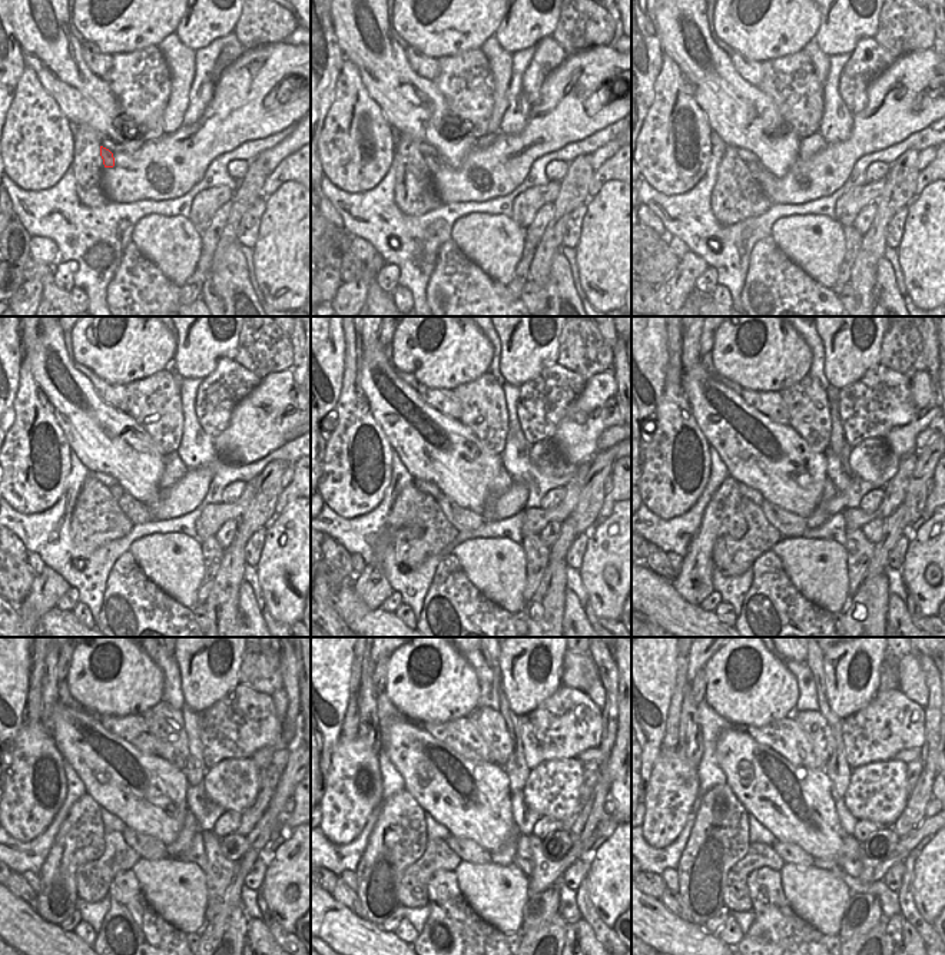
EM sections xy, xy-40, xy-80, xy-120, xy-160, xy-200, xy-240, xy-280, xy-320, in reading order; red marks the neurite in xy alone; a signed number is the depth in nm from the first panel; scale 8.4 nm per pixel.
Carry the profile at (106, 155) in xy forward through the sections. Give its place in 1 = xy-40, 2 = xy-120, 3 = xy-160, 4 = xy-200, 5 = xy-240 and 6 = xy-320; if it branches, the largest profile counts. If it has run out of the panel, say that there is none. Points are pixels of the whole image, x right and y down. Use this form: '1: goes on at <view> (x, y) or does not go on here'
1: goes on at xy-40 (433, 163)
2: goes on at xy-120 (138, 513)
3: goes on at xy-160 (461, 519)
4: goes on at xy-200 (791, 526)
5: goes on at xy-240 (149, 848)
6: goes on at xy-320 (789, 852)

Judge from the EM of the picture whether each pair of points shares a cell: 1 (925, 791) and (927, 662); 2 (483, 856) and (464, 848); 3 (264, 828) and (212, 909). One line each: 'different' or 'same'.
1: same
2: same
3: same

